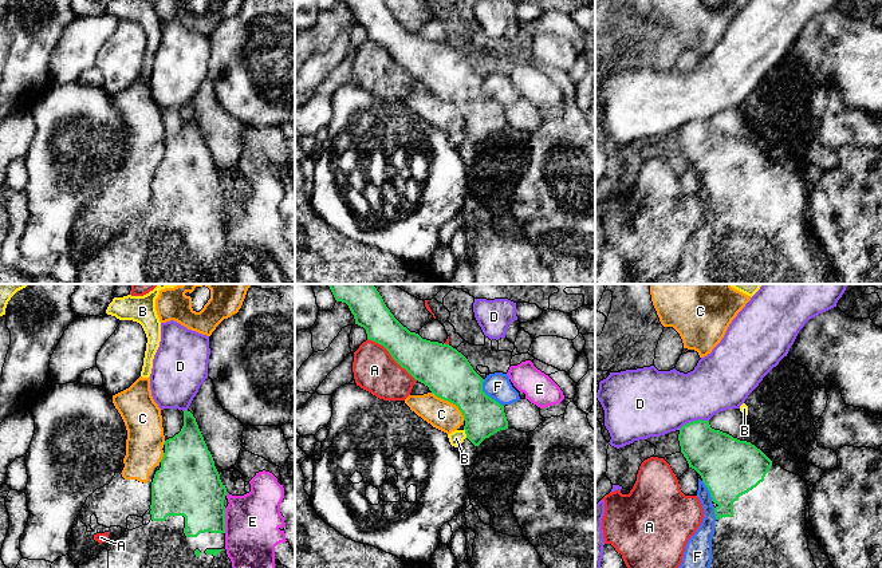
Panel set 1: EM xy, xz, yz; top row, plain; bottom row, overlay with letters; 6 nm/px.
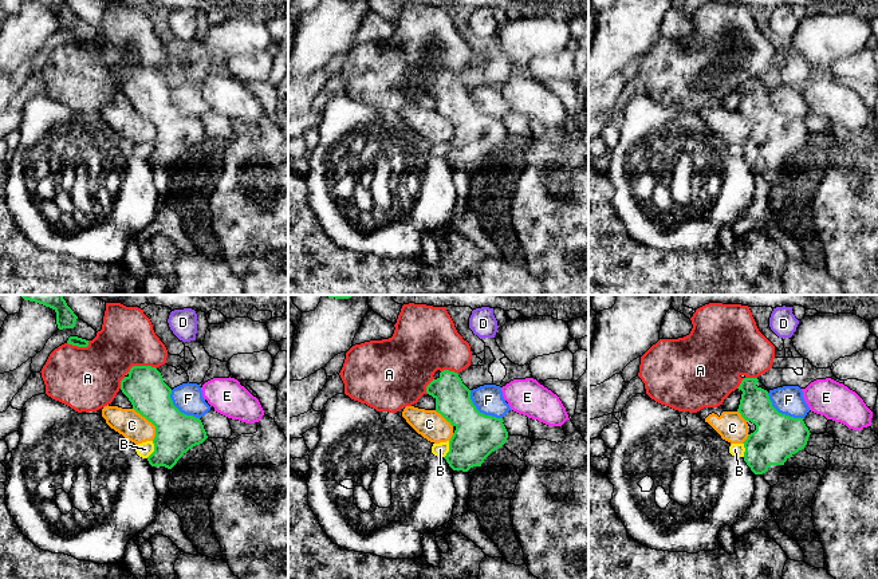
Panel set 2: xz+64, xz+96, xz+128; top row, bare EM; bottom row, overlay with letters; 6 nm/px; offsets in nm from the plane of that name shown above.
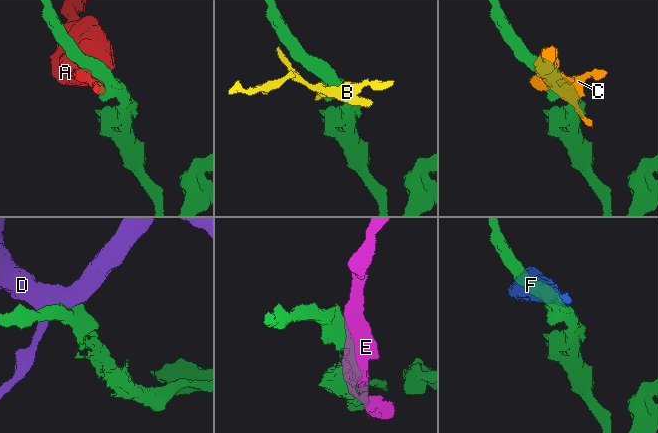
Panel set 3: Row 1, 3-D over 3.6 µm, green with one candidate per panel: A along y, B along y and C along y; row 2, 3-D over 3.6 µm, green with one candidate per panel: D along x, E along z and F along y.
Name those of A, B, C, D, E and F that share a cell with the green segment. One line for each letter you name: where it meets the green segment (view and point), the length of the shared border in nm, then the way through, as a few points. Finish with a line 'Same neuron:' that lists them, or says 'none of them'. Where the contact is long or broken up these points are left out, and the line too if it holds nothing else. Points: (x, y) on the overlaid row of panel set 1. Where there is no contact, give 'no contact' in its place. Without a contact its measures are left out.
Same neuron: none of them

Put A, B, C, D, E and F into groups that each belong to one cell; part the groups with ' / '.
A / B / C / D / E / F

